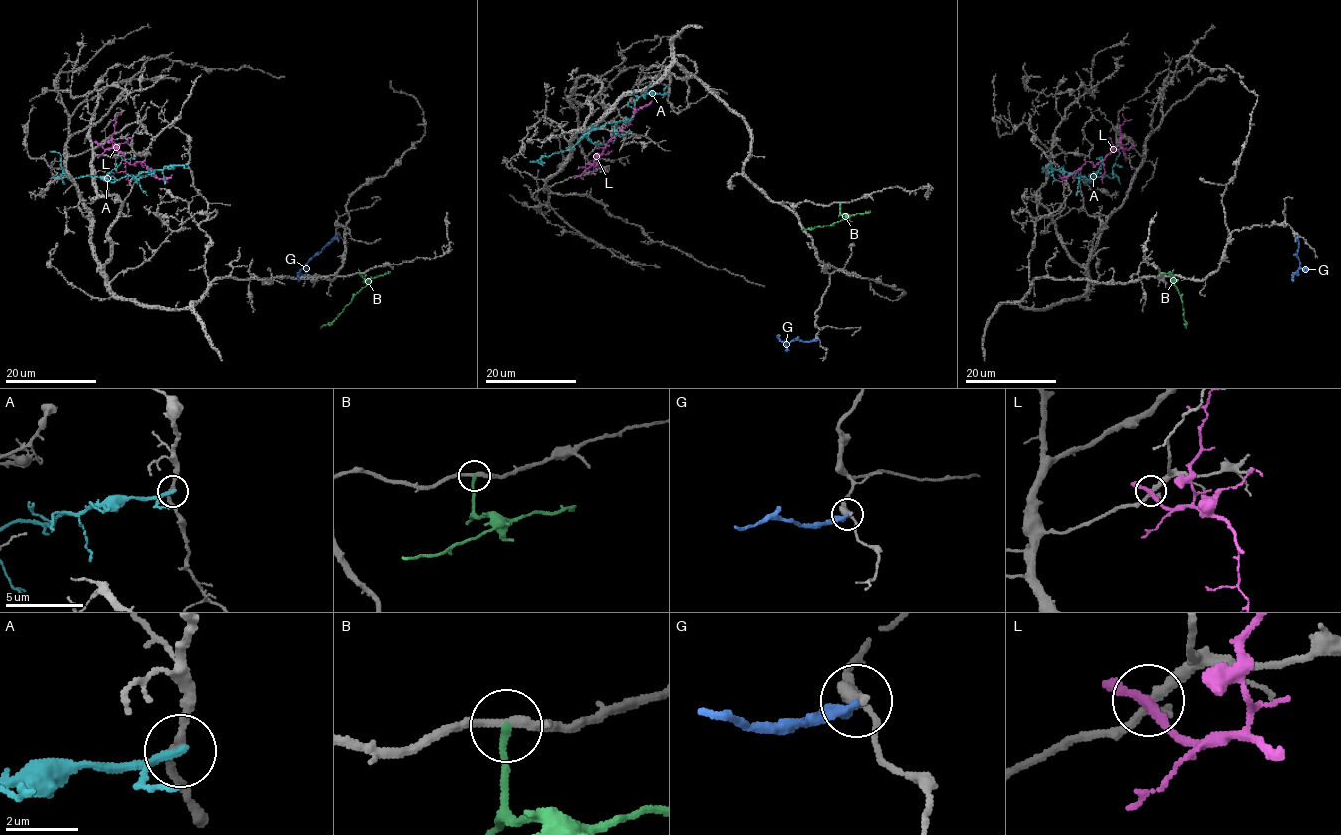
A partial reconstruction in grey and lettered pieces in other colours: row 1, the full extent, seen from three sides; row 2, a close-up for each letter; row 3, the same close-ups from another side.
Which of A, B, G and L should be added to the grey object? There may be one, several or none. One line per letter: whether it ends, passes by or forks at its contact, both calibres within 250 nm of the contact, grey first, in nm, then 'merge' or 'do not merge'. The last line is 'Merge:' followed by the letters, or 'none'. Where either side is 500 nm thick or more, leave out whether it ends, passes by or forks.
A: it passes by; 190 nm thick on the grey side, 180 nm on the other; do not merge
B: it ends there; 200 nm thick on the grey side, 190 nm on the other; do not merge
G: it ends there; 280 nm thick on the grey side, 360 nm on the other; do not merge
L: it passes by; 240 nm thick on the grey side, 220 nm on the other; do not merge
Merge: none

